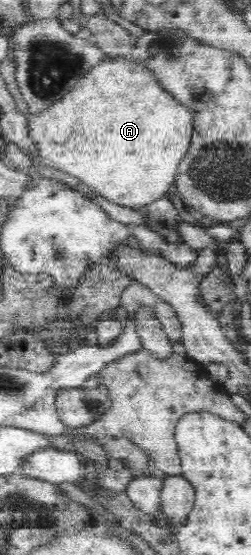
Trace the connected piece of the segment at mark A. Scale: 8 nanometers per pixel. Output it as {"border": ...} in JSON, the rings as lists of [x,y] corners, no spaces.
{"border":[[[122,56],[98,62],[52,107],[25,118],[38,161],[42,161],[38,165],[68,173],[93,193],[130,209],[150,205],[165,196],[175,183],[178,167],[186,157],[186,147],[190,147],[190,131],[194,131],[194,114],[164,91],[140,61]]]}

